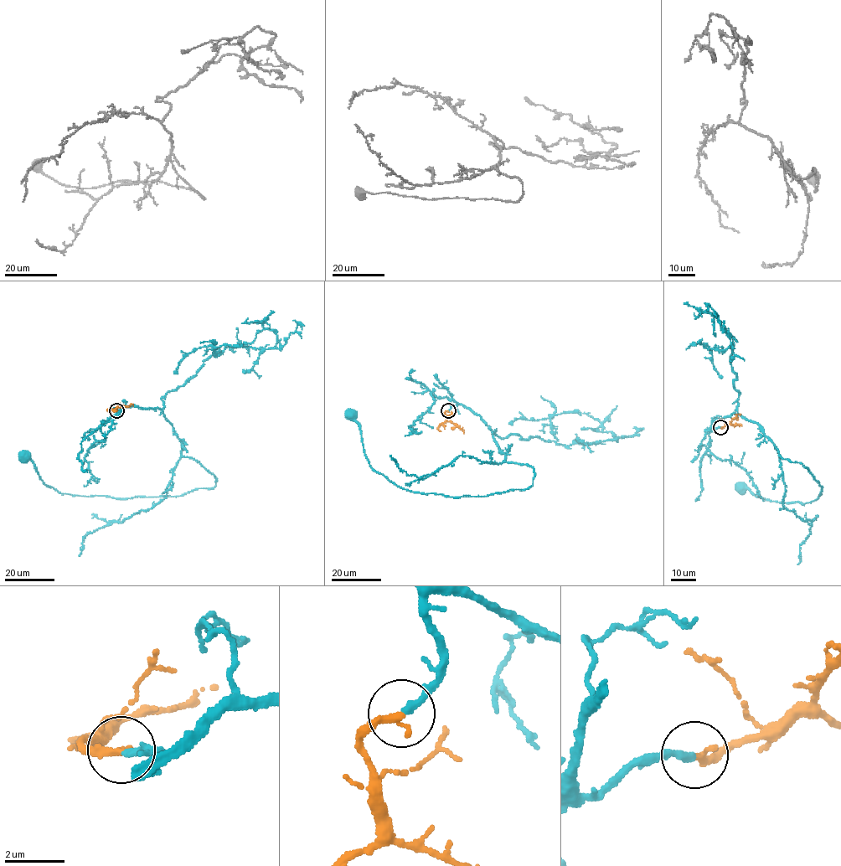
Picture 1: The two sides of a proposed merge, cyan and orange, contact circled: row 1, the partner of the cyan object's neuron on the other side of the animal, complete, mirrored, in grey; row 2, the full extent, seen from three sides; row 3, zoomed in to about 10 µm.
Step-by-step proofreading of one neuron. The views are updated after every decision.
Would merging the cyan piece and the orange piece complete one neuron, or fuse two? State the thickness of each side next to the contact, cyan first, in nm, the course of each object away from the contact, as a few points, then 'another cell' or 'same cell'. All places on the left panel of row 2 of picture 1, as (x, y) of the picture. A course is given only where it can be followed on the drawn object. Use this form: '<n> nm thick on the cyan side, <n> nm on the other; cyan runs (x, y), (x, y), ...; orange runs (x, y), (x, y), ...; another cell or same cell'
220 nm thick on the cyan side, 280 nm on the other; cyan runs (116, 410), (159, 409), (182, 455), (214, 476), (214, 487), (127, 498), (62, 494), (24, 457); orange runs (116, 410), (113, 409), (131, 404), (132, 405); same cell

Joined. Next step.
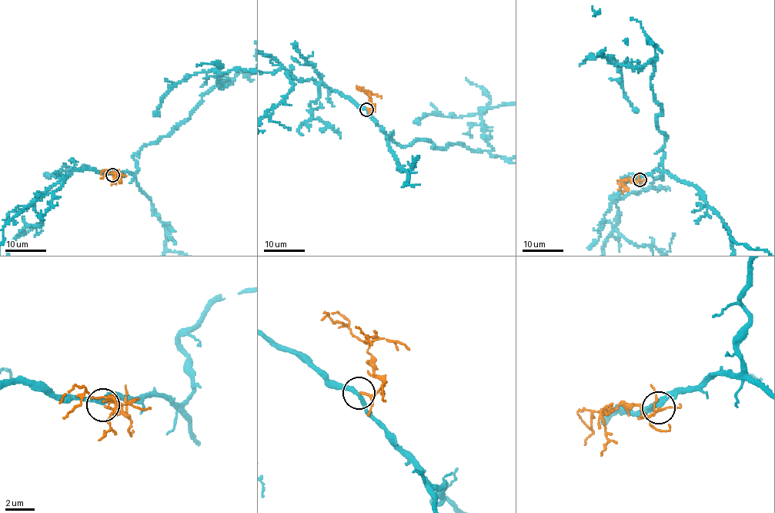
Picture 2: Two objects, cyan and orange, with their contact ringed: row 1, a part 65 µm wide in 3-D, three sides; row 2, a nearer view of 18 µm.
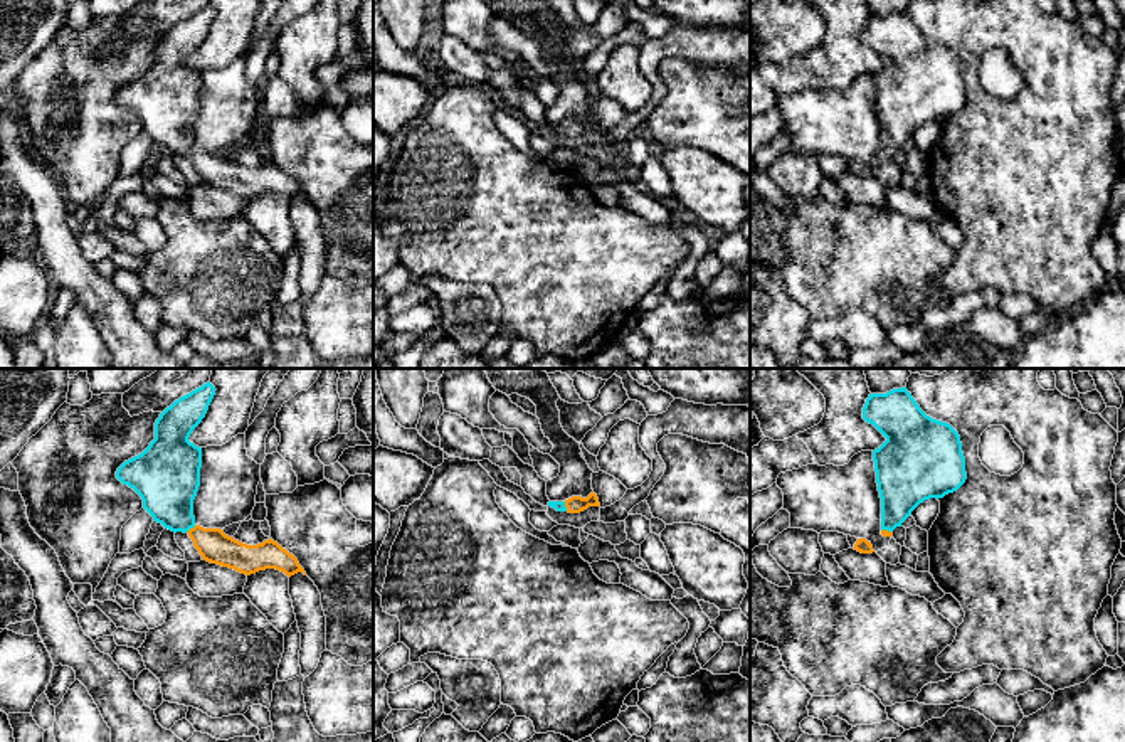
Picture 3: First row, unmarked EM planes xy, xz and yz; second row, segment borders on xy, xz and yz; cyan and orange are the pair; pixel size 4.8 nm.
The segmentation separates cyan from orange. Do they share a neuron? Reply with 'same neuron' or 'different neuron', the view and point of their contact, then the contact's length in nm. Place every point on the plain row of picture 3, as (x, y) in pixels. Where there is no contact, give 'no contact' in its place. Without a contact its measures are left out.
same neuron; meets cyan in xy at (190, 150); contact 70 nm long

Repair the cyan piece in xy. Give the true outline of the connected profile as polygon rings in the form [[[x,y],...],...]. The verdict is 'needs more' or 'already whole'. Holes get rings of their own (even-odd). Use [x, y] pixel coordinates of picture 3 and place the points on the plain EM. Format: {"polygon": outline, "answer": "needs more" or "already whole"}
{"polygon": [[[202,10],[175,24],[155,45],[155,62],[138,79],[124,84],[116,101],[133,111],[143,131],[172,155],[187,156],[203,183],[251,199],[276,192],[288,200],[304,195],[298,182],[272,162],[242,167],[220,151],[195,146],[193,123],[200,109],[202,71],[188,64],[205,40],[215,10]]], "answer": "needs more"}

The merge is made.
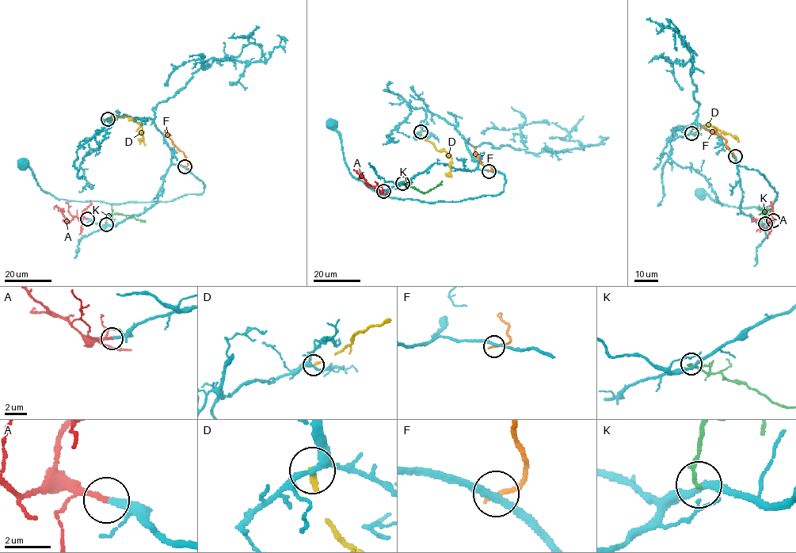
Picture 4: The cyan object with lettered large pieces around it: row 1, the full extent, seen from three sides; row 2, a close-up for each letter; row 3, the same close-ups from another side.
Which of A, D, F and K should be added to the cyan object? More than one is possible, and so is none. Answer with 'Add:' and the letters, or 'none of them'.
Add: A

